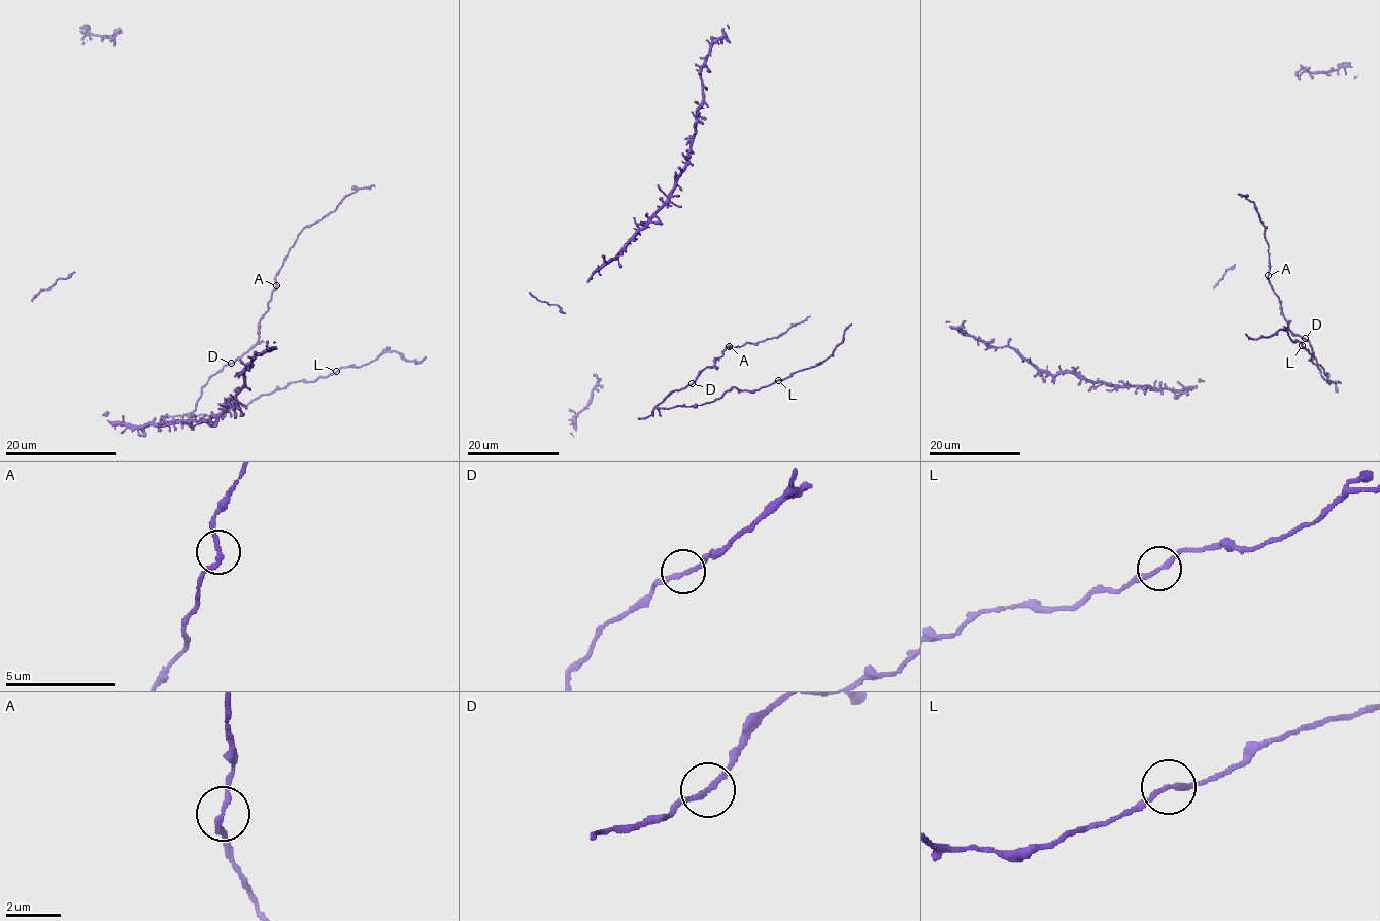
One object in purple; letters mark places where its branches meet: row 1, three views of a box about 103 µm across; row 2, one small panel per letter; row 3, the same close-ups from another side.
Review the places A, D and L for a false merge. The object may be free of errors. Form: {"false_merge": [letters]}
{"false_merge": []}

